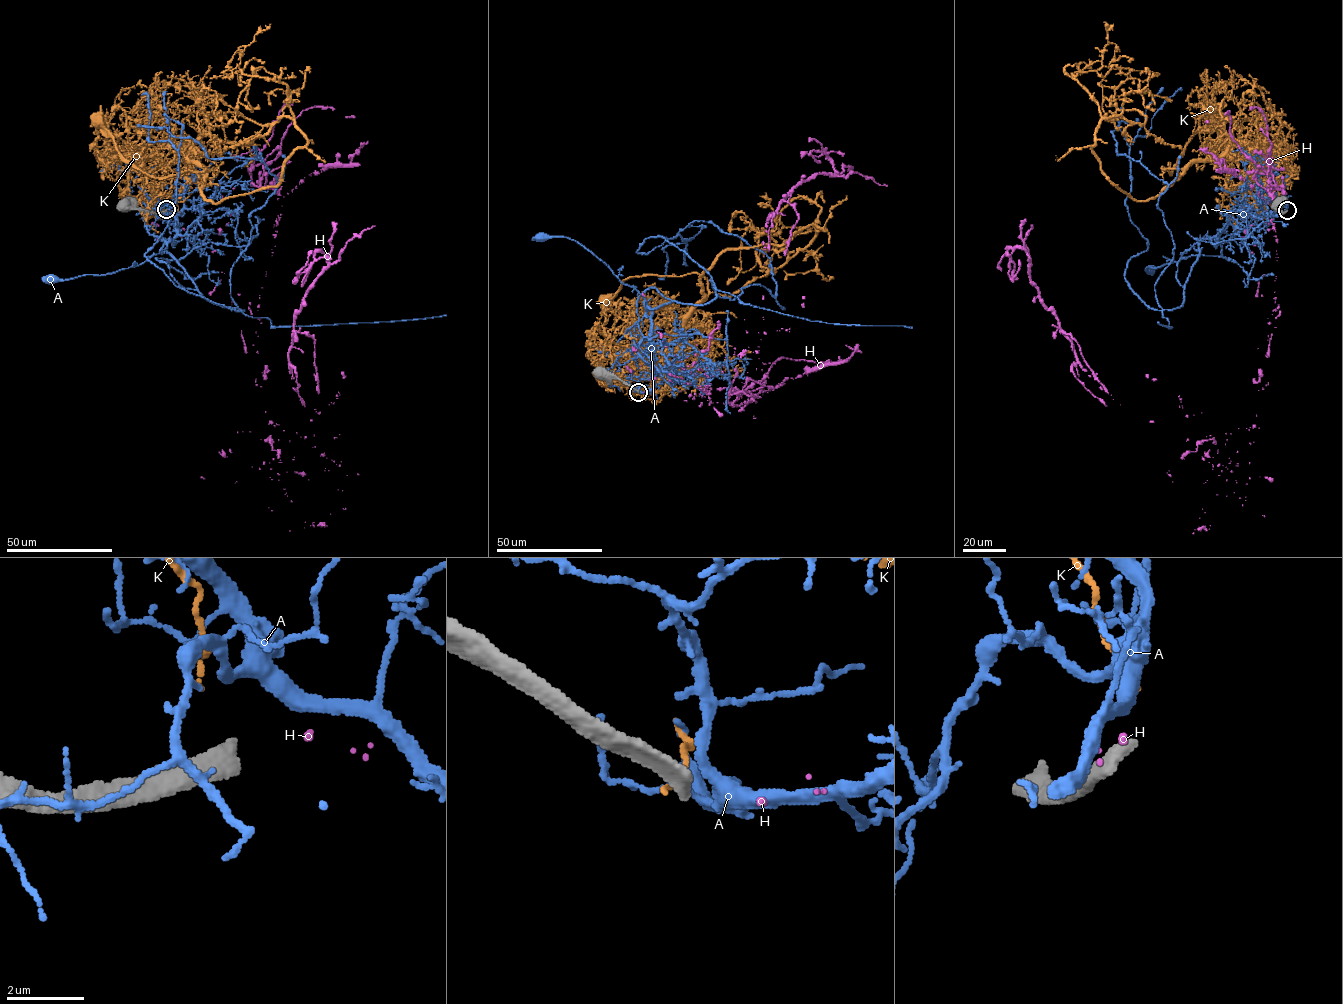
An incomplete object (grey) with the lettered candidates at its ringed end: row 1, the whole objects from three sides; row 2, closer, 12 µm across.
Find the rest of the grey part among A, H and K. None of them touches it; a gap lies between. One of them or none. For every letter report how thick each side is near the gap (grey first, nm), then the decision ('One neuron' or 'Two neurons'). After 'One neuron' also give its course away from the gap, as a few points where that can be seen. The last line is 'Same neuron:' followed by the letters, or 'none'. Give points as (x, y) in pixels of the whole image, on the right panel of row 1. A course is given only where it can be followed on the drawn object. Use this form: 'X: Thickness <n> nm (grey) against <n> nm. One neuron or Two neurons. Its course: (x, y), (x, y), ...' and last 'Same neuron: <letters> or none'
A: Thickness 400 nm (grey) against 400 nm. Two neurons
H: Thickness 400 nm (grey) against 110 nm. Two neurons
K: Thickness 400 nm (grey) against 100 nm. Two neurons
Same neuron: none

